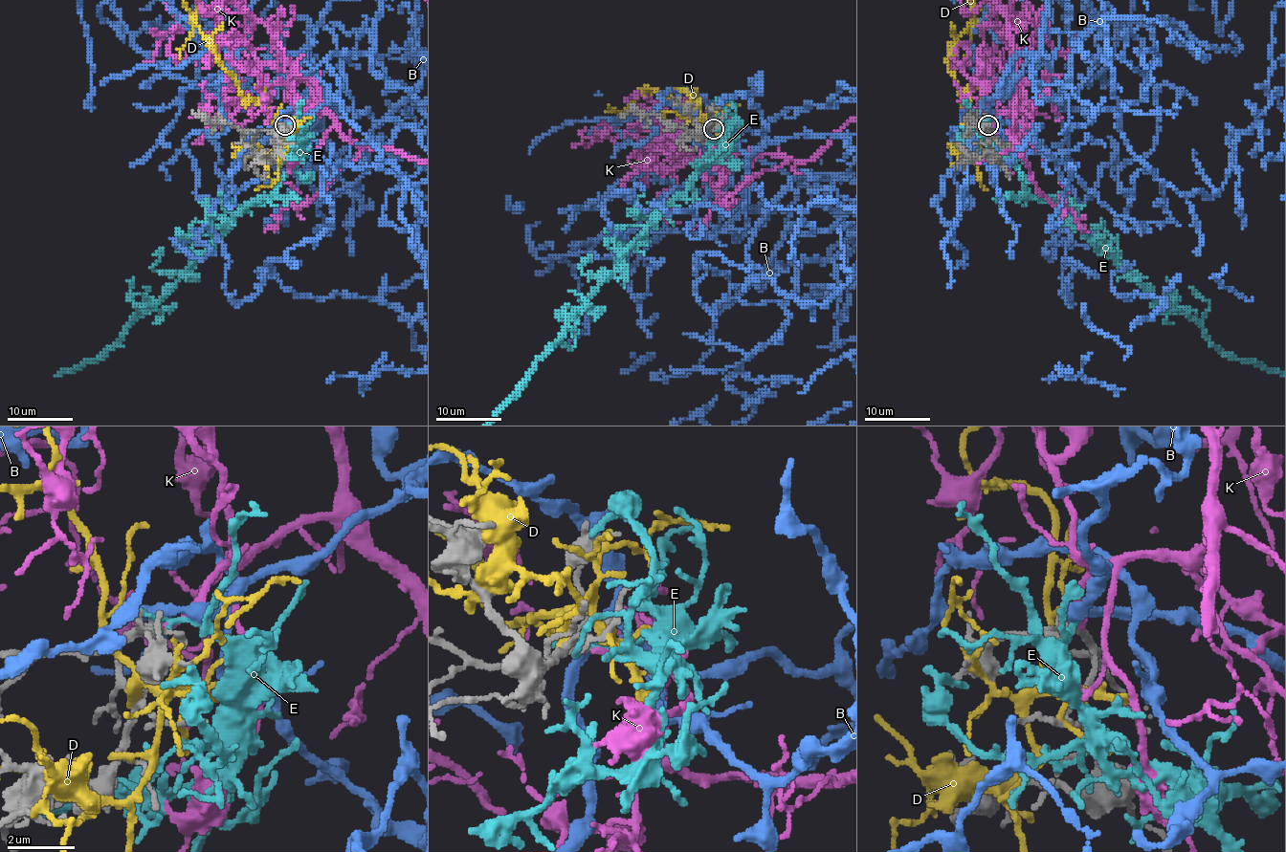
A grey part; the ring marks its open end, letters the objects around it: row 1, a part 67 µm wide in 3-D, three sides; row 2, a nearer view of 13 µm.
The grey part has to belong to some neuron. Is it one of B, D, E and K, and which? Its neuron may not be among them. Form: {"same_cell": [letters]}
{"same_cell": ["K"]}

